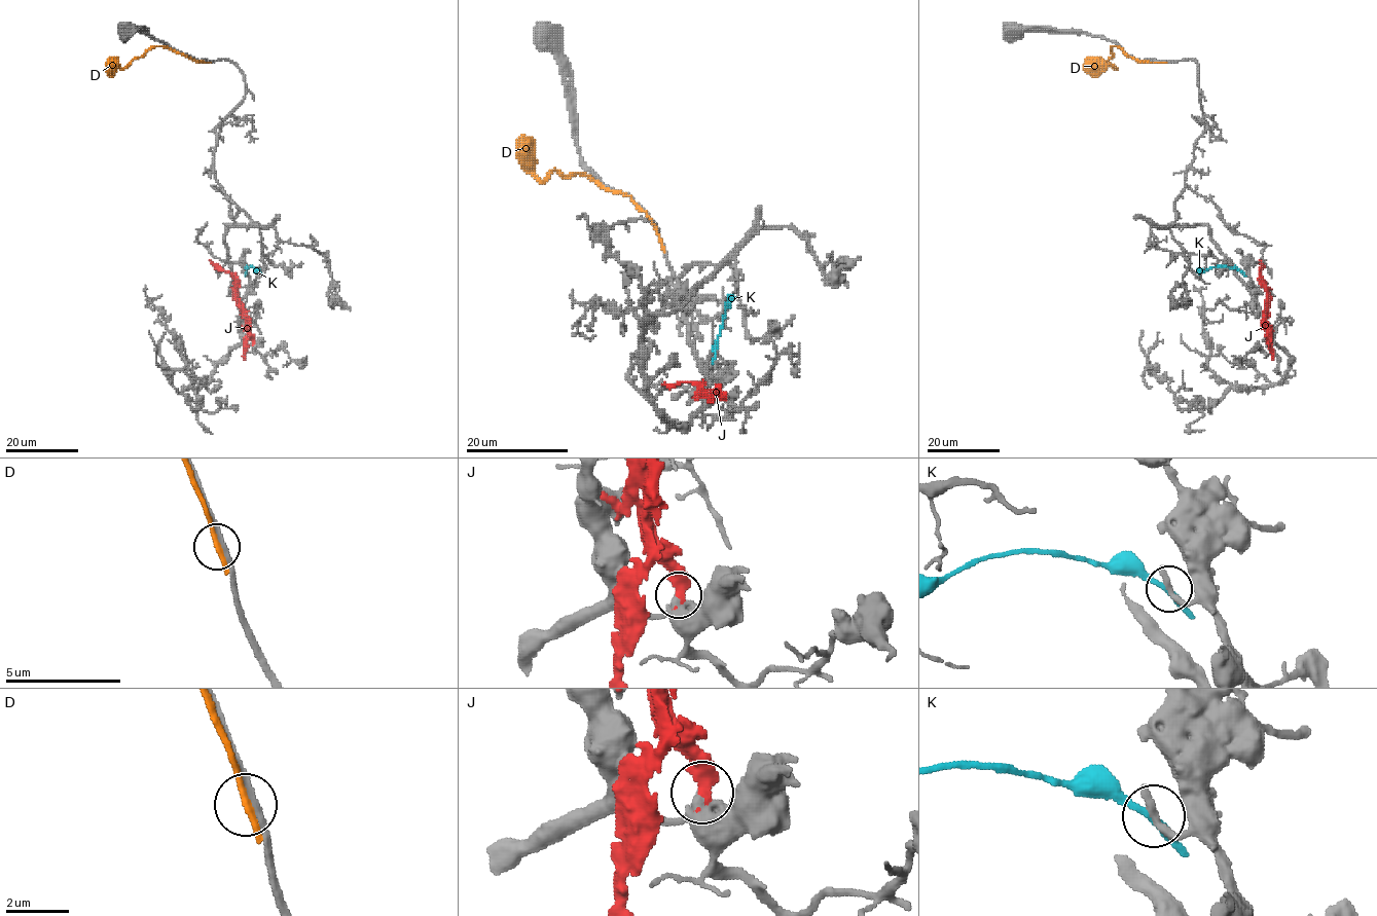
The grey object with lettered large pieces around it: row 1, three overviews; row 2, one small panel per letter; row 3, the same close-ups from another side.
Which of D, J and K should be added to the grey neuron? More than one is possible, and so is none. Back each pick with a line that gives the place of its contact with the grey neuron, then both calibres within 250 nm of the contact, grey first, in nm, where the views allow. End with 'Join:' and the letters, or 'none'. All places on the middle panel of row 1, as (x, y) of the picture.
Join: none

